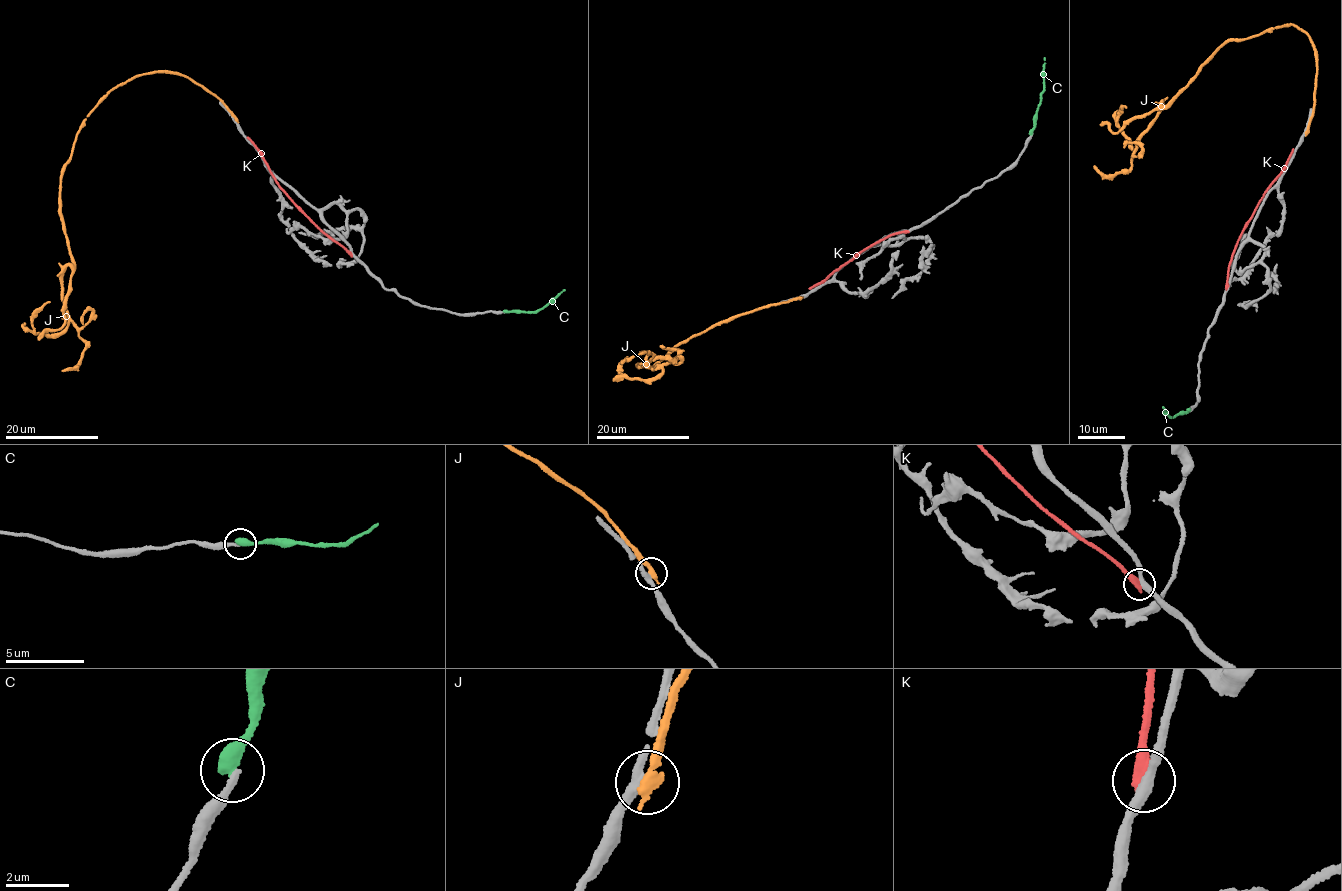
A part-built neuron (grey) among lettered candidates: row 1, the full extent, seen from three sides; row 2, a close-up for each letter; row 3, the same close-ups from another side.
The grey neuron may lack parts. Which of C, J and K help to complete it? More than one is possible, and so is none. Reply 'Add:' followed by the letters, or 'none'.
Add: none

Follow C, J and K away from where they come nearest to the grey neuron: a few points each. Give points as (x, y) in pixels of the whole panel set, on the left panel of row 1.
C: (505, 312), (534, 312), (565, 289)
J: (236, 119), (178, 74), (109, 90), (65, 163), (74, 262), (67, 326), (48, 336), (33, 317), (50, 302)
K: (351, 254), (302, 212), (276, 183), (260, 151), (247, 136)

